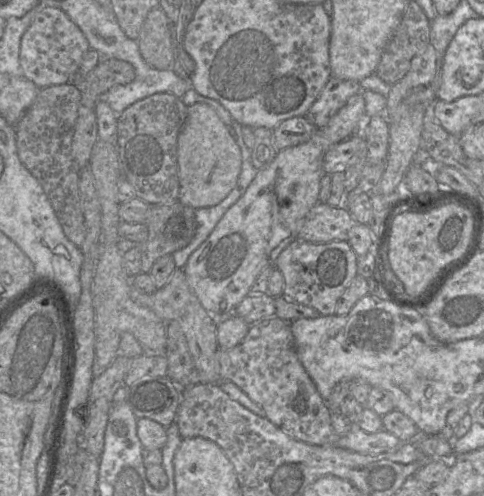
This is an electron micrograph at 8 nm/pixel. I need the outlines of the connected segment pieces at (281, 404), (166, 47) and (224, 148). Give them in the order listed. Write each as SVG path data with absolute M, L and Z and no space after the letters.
M274 315L250 325L246 336L237 346L229 350L219 350L219 363L222 380L230 380L236 384L265 411L265 417L275 426L305 443L336 445L339 436L331 424L332 411L298 358L290 322Z
M159 6L148 12L137 38L137 43L141 56L152 68L159 70L172 68L171 25Z
M203 102L188 106L177 139L178 200L193 209L217 205L235 187L241 164L240 148L216 111Z

